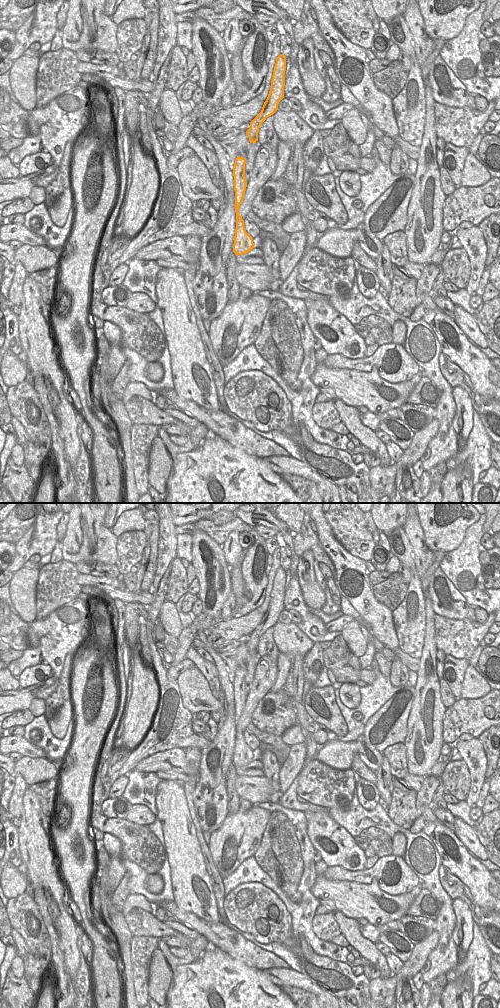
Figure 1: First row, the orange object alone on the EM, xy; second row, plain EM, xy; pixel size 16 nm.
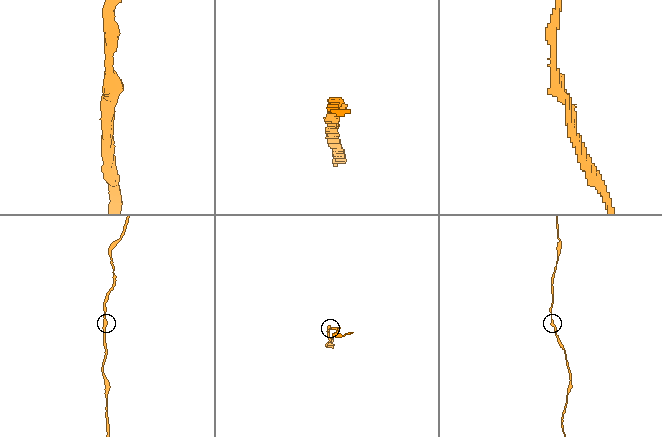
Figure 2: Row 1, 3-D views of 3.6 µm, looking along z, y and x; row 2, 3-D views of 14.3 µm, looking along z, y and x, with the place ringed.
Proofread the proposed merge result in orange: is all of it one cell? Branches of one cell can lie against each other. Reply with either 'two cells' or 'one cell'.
one cell

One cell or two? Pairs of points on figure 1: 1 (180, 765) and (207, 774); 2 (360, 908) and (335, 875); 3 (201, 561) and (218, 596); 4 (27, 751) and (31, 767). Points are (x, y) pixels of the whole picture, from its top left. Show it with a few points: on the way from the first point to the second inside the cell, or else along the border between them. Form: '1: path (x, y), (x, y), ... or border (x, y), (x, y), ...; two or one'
1: border (199, 769), (198, 776); two
2: border (323, 873), (332, 880), (348, 880), (362, 883); two
3: path (204, 578), (203, 602), (204, 607), (209, 610); one
4: border (22, 756), (44, 757), (46, 759); two

